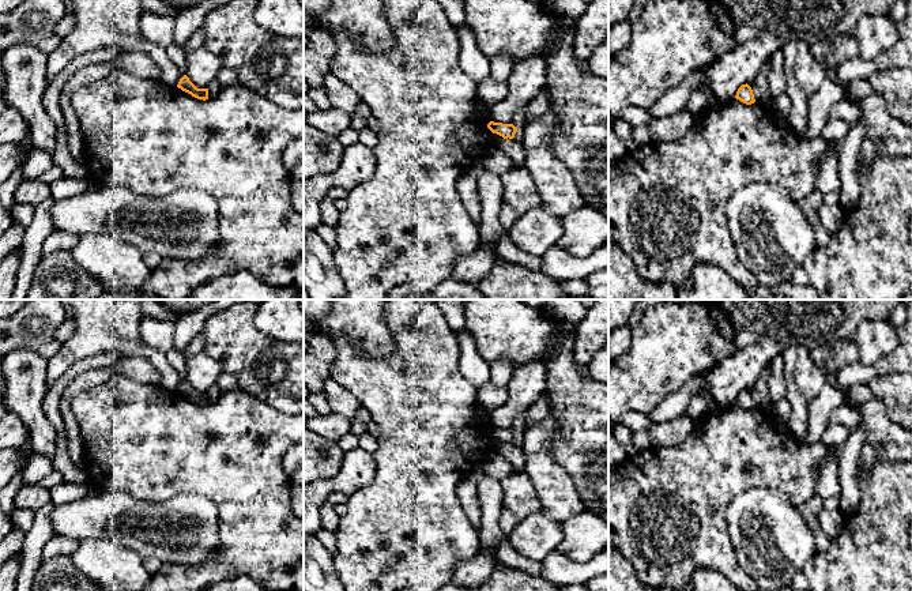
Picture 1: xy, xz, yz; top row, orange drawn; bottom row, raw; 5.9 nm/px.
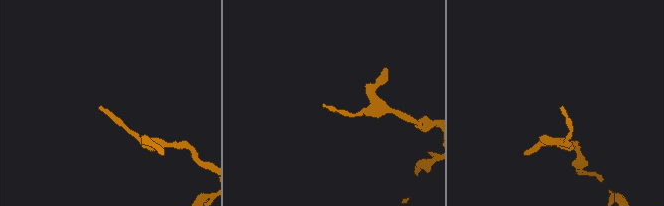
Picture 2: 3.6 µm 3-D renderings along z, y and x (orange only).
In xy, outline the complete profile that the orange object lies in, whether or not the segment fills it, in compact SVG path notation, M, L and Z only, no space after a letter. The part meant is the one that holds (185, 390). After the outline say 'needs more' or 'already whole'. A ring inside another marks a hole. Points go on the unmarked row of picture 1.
M184 380L178 389L178 394L181 394L182 396L191 399L192 402L197 403L197 404L208 404L208 394L197 394L186 380Z; already whole

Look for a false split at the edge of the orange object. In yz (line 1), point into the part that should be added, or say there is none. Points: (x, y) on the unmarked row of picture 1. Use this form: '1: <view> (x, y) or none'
1: none

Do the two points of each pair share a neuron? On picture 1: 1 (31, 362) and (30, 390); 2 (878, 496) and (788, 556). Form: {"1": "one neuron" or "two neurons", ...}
{"1": "one neuron", "2": "two neurons"}

